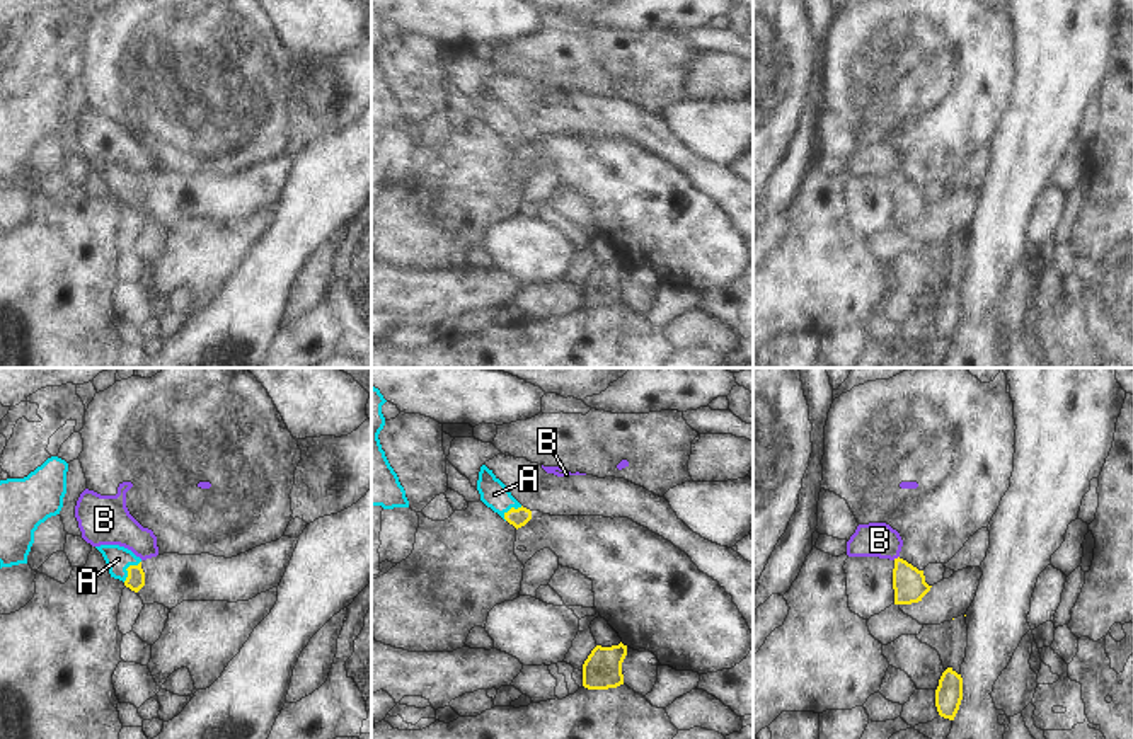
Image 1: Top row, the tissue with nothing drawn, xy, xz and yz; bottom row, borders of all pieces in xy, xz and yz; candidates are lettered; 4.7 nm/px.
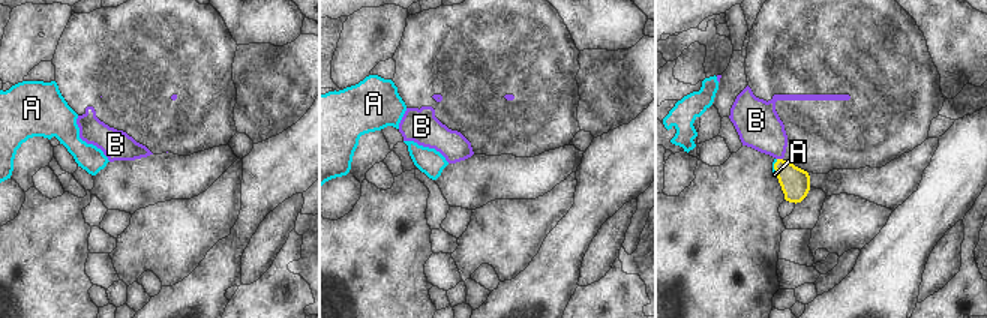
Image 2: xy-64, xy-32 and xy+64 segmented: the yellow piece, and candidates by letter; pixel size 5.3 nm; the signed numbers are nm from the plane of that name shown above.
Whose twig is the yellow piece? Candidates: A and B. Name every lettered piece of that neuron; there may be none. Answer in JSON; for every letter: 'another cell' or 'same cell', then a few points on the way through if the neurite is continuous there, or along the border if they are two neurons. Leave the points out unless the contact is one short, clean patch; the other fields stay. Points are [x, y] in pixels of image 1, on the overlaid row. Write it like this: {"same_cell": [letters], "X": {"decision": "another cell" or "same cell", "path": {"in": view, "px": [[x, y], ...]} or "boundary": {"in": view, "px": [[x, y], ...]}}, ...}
{"same_cell": ["A"], "A": {"decision": "same cell", "path": {"in": "xy", "px": [[135, 581], [126, 569], [118, 559]]}}, "B": {"decision": "another cell", "boundary": {"in": "yz", "px": [[898, 555], [893, 559]]}}}

